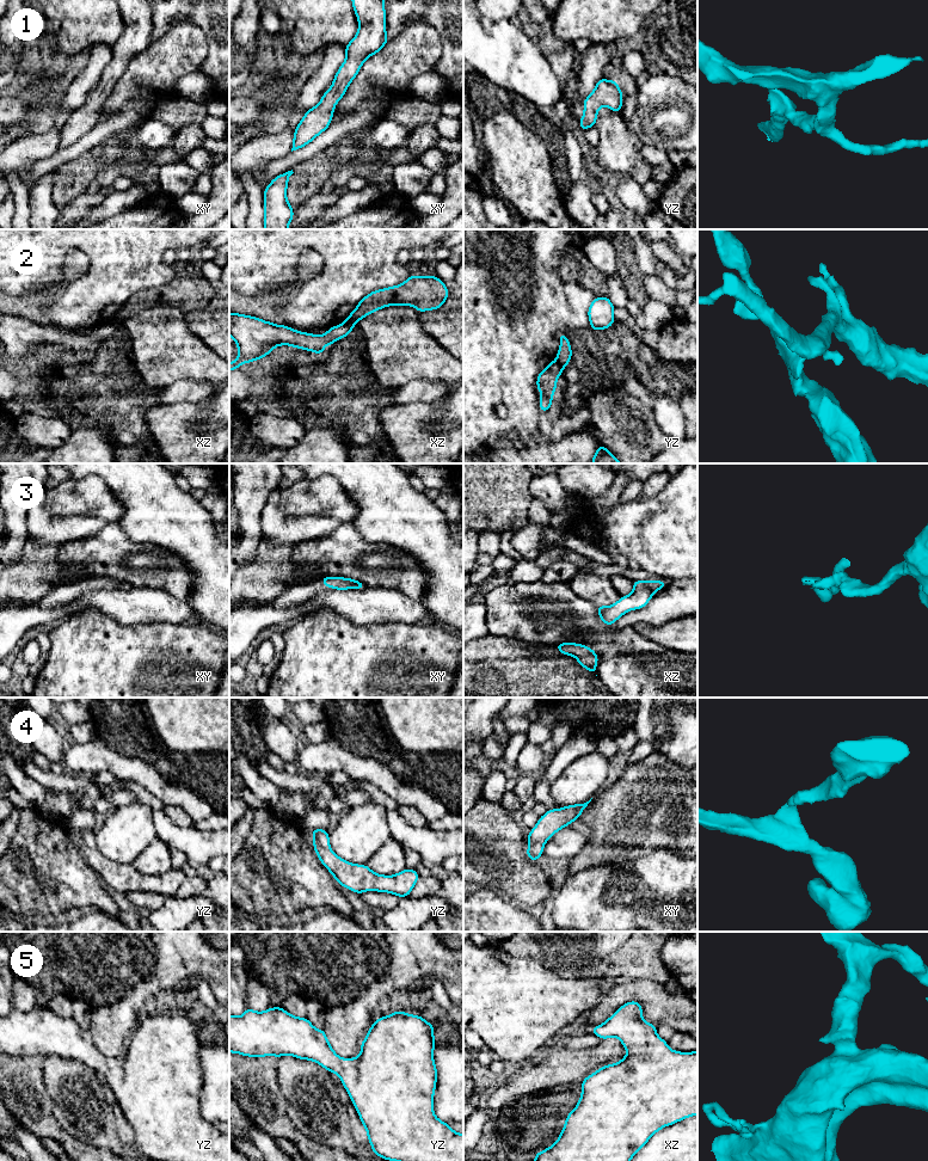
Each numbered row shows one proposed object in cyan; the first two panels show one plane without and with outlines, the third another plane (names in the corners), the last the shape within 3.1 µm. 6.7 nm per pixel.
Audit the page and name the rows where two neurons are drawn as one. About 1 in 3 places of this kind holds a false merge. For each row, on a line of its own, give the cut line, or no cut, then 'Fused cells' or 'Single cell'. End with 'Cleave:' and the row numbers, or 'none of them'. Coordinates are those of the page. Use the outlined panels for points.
1: No split. Single cell
2: Split along xz (345, 321), (354, 325). Fused cells
3: No split. Single cell
4: No split. Single cell
5: No split. Single cell
Cleave: 2

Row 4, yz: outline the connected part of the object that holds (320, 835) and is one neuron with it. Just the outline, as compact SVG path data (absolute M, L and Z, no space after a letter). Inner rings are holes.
M325 829L312 830L313 847L320 862L342 886L362 893L365 891L389 892L408 897L420 878L416 870L404 870L394 876L377 874L367 865L351 864L339 858L330 848L328 833Z

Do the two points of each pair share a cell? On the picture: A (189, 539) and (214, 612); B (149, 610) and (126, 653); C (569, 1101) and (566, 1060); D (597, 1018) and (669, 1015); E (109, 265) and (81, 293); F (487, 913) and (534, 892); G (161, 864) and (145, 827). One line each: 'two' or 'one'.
A: one
B: two
C: two
D: one
E: one
F: two
G: two

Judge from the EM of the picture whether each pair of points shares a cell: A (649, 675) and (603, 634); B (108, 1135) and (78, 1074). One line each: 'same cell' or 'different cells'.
A: same cell
B: same cell

